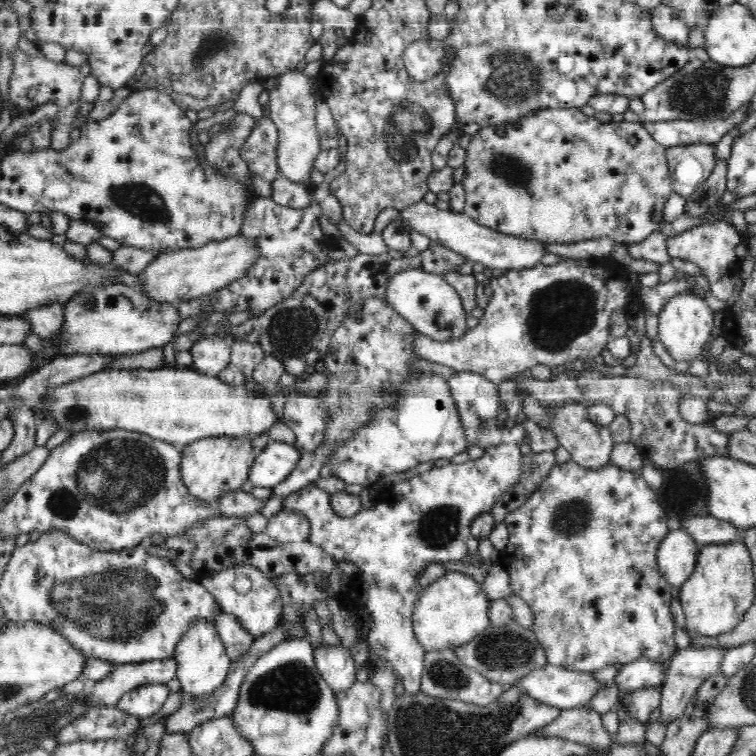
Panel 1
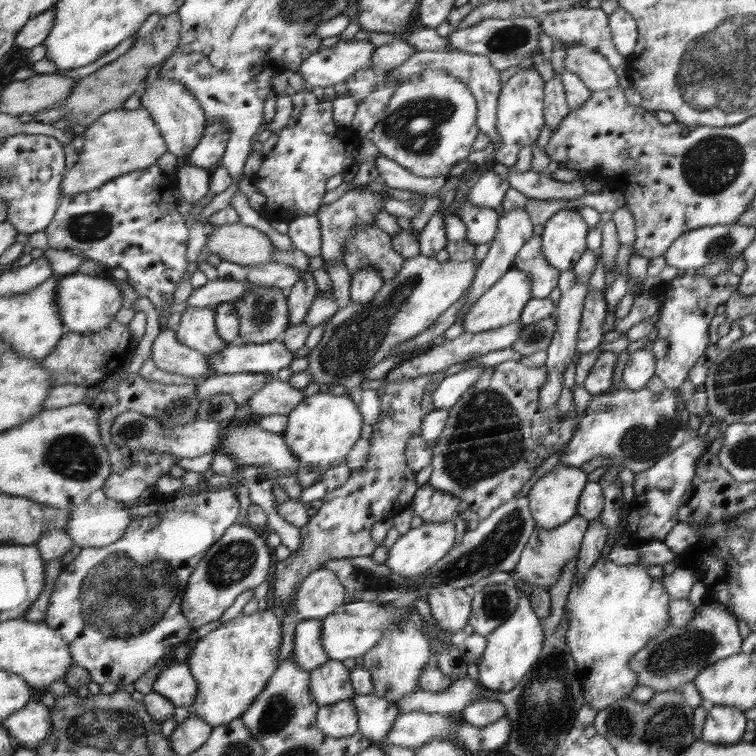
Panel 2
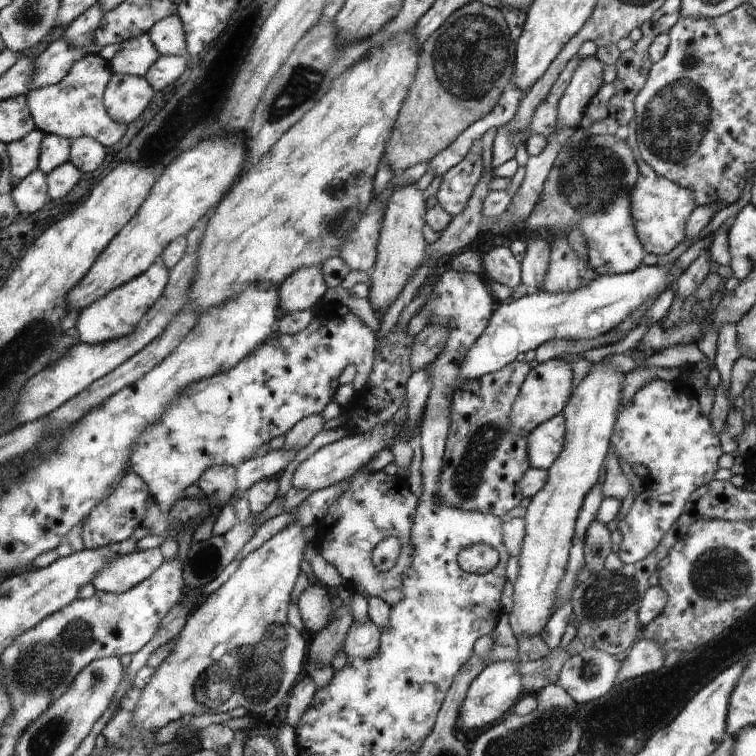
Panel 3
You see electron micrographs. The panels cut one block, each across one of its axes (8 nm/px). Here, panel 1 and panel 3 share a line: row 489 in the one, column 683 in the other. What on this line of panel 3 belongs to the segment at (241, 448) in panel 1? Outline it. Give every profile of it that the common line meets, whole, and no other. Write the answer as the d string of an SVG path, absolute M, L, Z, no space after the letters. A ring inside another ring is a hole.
M638 160L638 166L642 166L642 178L638 178L638 190L634 192L634 218L638 218L638 238L646 242L647 254L666 256L684 241L686 220L694 212L697 202L694 202L690 190L662 177L644 160Z

